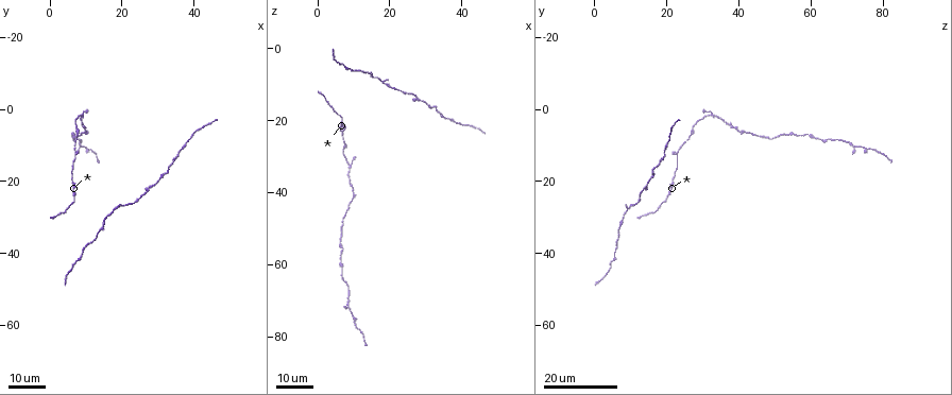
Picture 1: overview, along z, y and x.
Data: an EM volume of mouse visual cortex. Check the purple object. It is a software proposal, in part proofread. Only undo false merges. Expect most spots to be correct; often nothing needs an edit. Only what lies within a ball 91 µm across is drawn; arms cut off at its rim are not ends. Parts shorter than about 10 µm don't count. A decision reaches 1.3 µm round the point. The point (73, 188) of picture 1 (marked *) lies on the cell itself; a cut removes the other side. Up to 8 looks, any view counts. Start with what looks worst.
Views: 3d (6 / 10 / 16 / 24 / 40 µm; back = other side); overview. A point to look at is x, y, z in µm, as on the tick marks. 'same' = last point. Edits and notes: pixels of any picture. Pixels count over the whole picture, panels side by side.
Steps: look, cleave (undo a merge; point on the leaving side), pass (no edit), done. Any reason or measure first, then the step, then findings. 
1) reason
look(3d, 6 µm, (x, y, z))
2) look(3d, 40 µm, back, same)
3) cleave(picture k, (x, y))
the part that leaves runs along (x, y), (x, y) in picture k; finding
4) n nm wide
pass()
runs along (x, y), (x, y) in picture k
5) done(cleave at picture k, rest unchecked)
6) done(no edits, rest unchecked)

three arms meet
look(3d, 16 µm, (8.0, 11.0, 72.0))

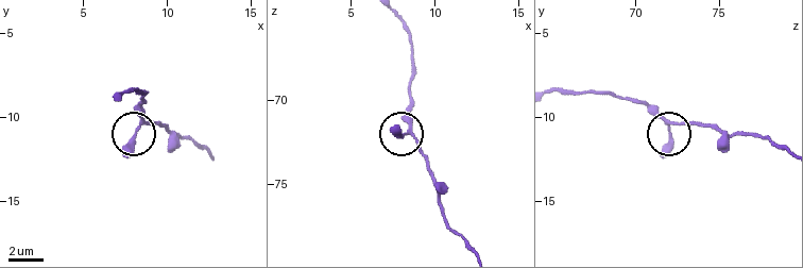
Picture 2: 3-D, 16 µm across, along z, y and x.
look(3d, 10 µm, (8.7, 10.4, 71.9))

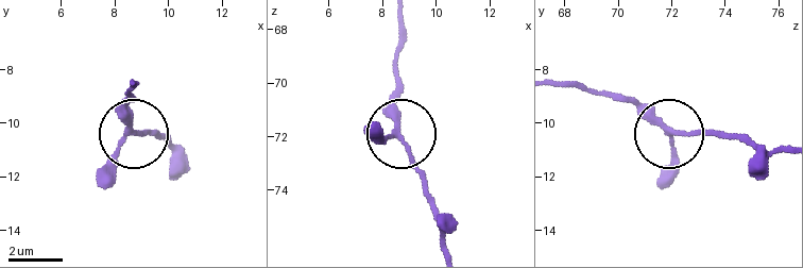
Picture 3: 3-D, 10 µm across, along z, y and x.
pass()
runs along (130, 81), (130, 134), (169, 136) in picture 3; continuous, no second cell

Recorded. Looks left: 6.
three arms meet
look(3d, 16 µm, (19.0, 26.5, 10.0))

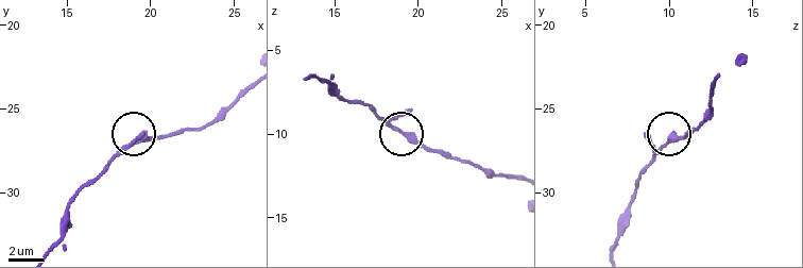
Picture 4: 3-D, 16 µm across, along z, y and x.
look(3d, 10 µm, (18.7, 27.1, 9.8))

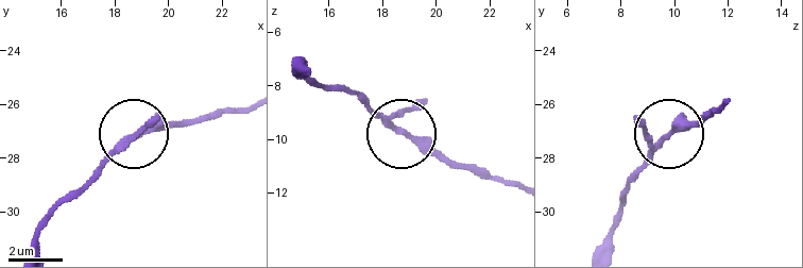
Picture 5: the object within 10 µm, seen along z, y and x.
3 arms
pass()
all the same cell

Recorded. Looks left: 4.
side arm on a straight run
look(3d, 16 µm, (28.0, 22.5, 13.5))

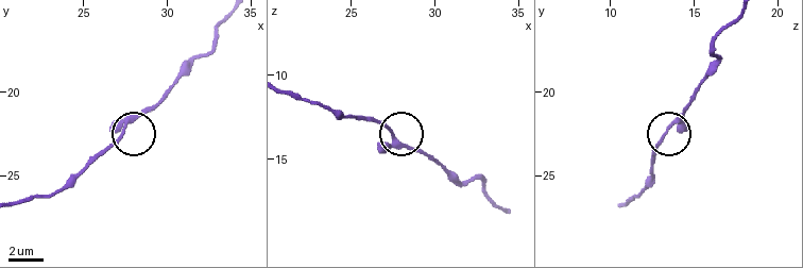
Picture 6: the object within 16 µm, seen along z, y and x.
look(3d, 6 µm, (27.3, 22.4, 13.5))

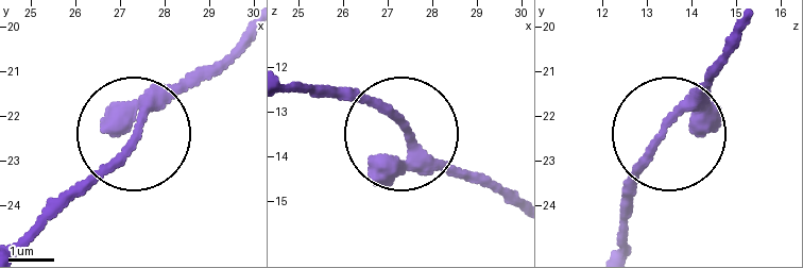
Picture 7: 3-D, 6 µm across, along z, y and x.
look(3d, 6 µm, back, (27.40, 22.30, 13.40))

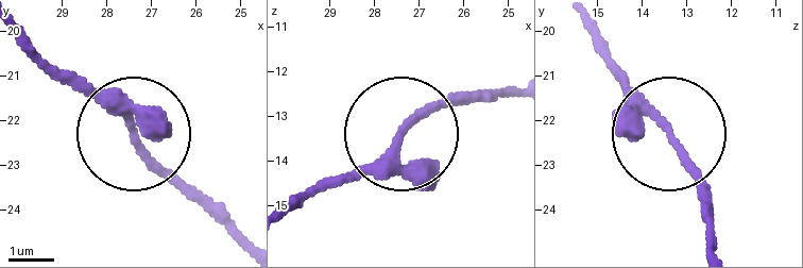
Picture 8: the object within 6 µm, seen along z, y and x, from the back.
3 arms
pass()
runs along (713, 247), (705, 178), (614, 67) in picture 8; one cell here

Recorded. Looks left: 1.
done(no edits, rest unchecked)

